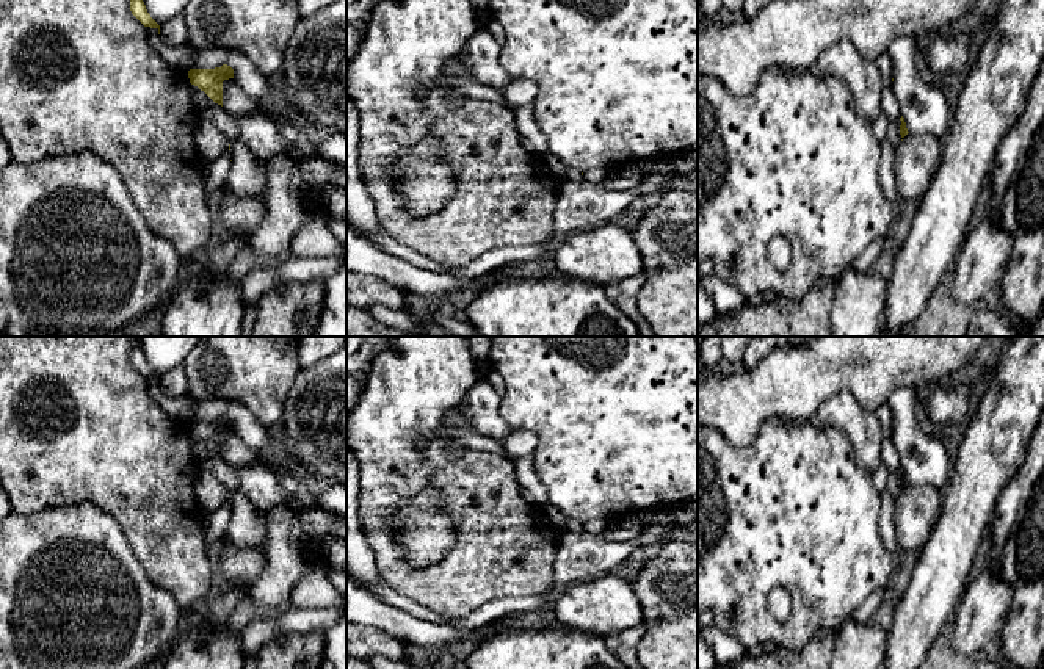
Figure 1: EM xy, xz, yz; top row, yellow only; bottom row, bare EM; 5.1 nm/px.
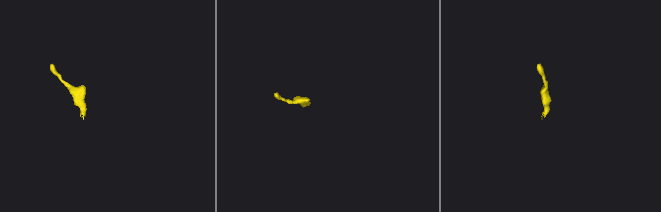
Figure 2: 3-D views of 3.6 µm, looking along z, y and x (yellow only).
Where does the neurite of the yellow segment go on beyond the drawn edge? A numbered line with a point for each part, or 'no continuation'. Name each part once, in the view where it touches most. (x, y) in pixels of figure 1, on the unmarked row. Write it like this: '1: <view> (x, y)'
no continuation

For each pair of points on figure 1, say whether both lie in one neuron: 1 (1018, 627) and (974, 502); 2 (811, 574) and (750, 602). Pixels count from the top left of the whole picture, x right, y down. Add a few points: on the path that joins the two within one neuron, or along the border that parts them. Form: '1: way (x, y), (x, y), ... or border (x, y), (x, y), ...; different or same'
1: border (999, 502), (985, 536); different
2: way (795, 574), (776, 574), (764, 586); same

